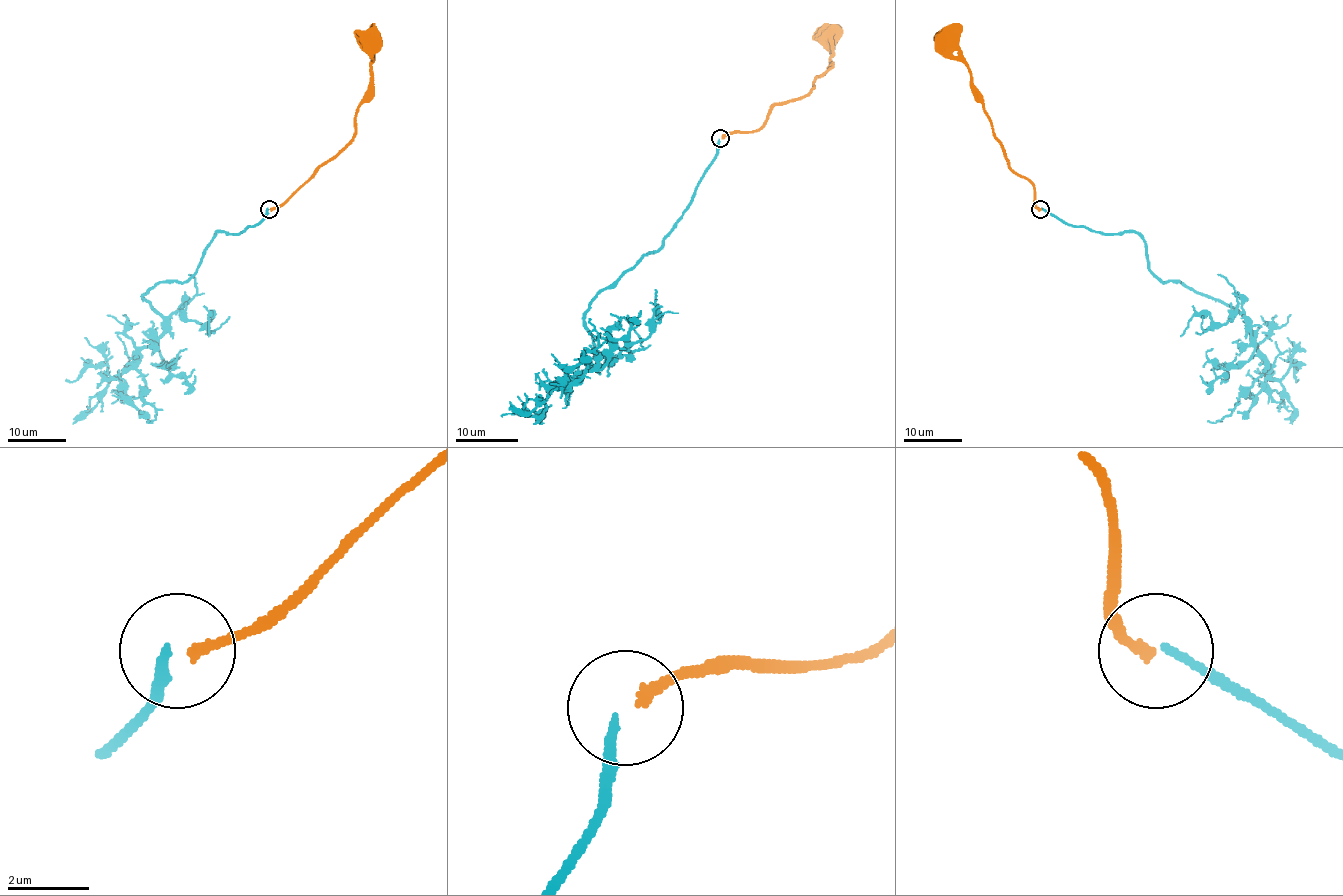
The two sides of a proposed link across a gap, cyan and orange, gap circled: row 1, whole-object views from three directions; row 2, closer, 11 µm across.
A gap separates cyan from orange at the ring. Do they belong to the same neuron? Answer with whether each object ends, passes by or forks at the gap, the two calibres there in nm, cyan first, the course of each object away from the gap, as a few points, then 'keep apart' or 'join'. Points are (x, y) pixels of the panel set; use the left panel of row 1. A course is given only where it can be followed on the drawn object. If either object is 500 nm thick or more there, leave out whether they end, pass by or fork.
cyan ends there; orange ends there; 180 nm thick on the cyan side, 240 nm on the other; cyan runs (267, 210), (241, 233), (216, 233), (185, 281), (143, 296), (163, 331), (117, 377), (89, 366), (66, 379); orange runs (270, 210), (284, 204), (353, 137), (354, 116), (370, 81), (373, 51), (369, 39); keep apart

